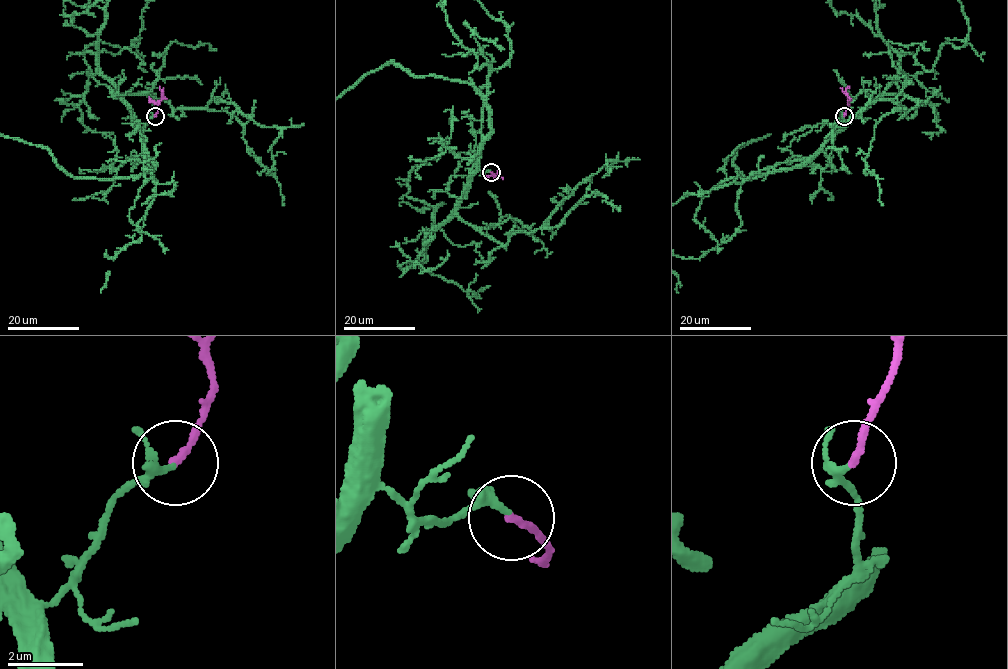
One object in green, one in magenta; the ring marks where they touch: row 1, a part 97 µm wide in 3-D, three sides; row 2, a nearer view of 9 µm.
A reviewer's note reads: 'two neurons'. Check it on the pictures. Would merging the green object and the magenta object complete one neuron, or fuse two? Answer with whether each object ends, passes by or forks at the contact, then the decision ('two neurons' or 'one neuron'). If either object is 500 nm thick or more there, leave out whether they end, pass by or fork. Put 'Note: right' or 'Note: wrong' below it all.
green passes by; magenta ends; one neuron
Note: wrong

